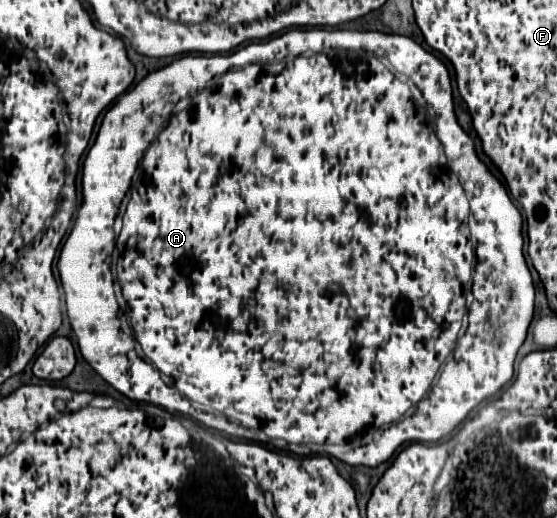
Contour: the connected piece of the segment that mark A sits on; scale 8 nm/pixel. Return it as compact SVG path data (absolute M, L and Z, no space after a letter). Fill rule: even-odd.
M314 27L314 28L310 28L310 29L302 29L302 28L301 28L301 29L300 29L300 28L292 28L292 29L289 29L289 30L287 30L287 31L286 31L286 32L285 32L285 33L284 33L284 34L283 34L283 35L280 35L280 36L277 36L277 37L274 37L274 38L273 38L273 39L270 39L270 40L265 40L265 41L258 41L258 42L257 42L257 43L255 43L255 42L252 42L252 43L249 43L249 44L247 44L247 45L246 45L246 46L244 46L244 47L242 47L242 48L241 48L241 49L240 49L240 50L237 50L237 52L233 52L233 54L211 54L211 55L210 55L210 56L209 56L209 55L205 55L205 54L202 54L202 55L201 55L201 56L200 56L200 55L199 55L199 54L187 54L187 55L185 55L185 56L183 56L183 57L180 57L180 58L179 58L179 60L175 60L175 62L171 62L171 64L169 64L169 66L165 66L165 68L159 68L159 70L155 70L155 72L149 72L149 74L147 74L147 76L145 76L145 78L143 78L143 80L141 80L141 82L139 82L139 84L137 84L137 86L135 86L135 88L133 88L133 90L127 90L127 92L123 92L123 94L121 94L121 96L119 96L119 100L117 100L117 102L115 102L115 104L113 104L113 106L111 106L111 108L109 108L109 110L107 110L107 112L105 112L105 116L103 116L103 120L101 120L101 126L99 126L99 132L97 132L97 138L95 138L95 142L93 142L93 146L91 146L91 148L89 148L89 152L87 152L87 156L85 156L85 162L83 162L83 176L81 176L81 194L83 194L83 202L81 202L81 204L79 204L79 208L77 208L77 212L75 212L75 224L73 224L73 228L71 228L71 232L69 232L69 236L67 236L67 240L65 240L65 244L63 244L63 248L61 248L61 252L59 252L59 260L57 260L57 270L59 270L59 278L61 278L61 284L63 284L63 290L65 290L65 302L67 302L67 316L69 316L69 322L71 322L71 328L73 328L73 334L75 334L75 338L77 338L77 344L79 344L79 350L81 350L81 354L83 354L83 358L85 358L85 360L87 360L87 362L89 362L89 364L91 364L91 368L93 368L93 370L95 370L95 372L97 372L97 374L101 374L101 376L103 376L103 378L105 378L105 380L107 380L107 382L109 382L109 384L111 384L111 386L113 386L113 388L115 388L115 390L119 390L119 392L121 392L121 394L123 394L123 396L127 396L127 398L131 398L131 400L137 400L137 402L151 402L151 404L157 404L157 406L163 406L163 408L167 408L167 410L169 410L169 412L179 412L179 414L185 414L185 416L189 416L189 418L193 418L193 420L197 420L197 422L201 422L201 424L205 424L205 426L207 426L207 428L215 428L215 430L221 430L221 432L223 432L223 434L229 434L229 436L235 436L235 438L245 438L245 440L255 440L255 442L261 442L261 444L265 444L265 442L267 442L267 440L275 440L275 438L283 438L283 440L287 440L287 442L289 442L289 444L295 444L295 446L305 446L305 450L307 450L307 452L309 452L309 454L321 454L321 456L329 456L329 454L331 454L331 456L335 456L335 458L337 458L337 460L343 460L343 462L345 462L345 464L349 464L349 466L371 466L371 468L375 468L375 466L379 466L379 464L383 464L383 462L387 462L387 460L389 460L389 458L391 458L391 456L393 456L393 454L395 454L395 450L397 450L397 448L399 448L399 446L403 446L403 444L409 444L409 442L439 442L439 440L441 440L441 438L445 438L445 436L449 436L449 434L451 434L451 432L453 432L453 430L455 430L455 428L457 428L457 426L459 426L459 424L461 424L461 422L463 422L463 420L465 420L465 418L467 418L467 416L469 416L469 412L471 412L471 410L473 410L473 408L477 408L477 406L479 406L479 404L481 404L481 402L483 402L483 400L487 400L487 398L491 398L491 396L495 396L495 394L497 394L497 392L499 392L499 390L501 390L501 388L503 388L503 386L505 386L505 384L507 384L507 382L509 382L509 380L511 380L511 378L513 378L513 364L515 364L515 356L517 356L517 352L519 352L519 348L521 348L521 344L523 344L523 342L525 342L525 336L527 336L527 330L529 330L529 324L531 324L531 320L533 320L533 308L535 308L535 288L533 288L533 280L531 280L531 272L529 272L529 268L527 268L527 262L525 262L525 258L523 258L523 218L521 218L521 214L519 214L519 210L517 210L517 208L515 208L515 204L513 204L513 202L511 202L511 198L509 198L509 194L507 194L507 190L505 190L505 186L503 186L503 184L501 184L501 182L499 182L499 178L497 178L497 176L495 176L495 174L493 174L493 172L491 172L491 170L489 170L489 166L487 166L487 164L485 164L485 162L483 162L483 160L481 160L481 158L479 158L479 156L477 156L477 152L475 152L475 144L473 144L473 140L471 140L471 138L469 138L469 134L467 134L467 132L465 132L465 130L463 130L463 128L461 128L461 126L459 126L459 124L457 124L457 116L455 116L455 110L453 110L453 92L451 92L451 78L449 78L449 72L447 72L447 66L445 66L445 64L443 64L443 62L441 62L441 60L439 60L439 58L437 58L437 56L433 56L433 54L431 54L431 52L427 52L427 50L425 50L425 48L421 48L421 46L419 46L419 44L417 44L417 42L415 42L415 40L413 40L413 38L409 38L409 36L401 36L401 34L383 34L383 32L350 32L350 31L349 31L349 30L341 30L341 29L336 29L336 30L333 30L333 29L326 29L326 28L319 28L319 27L318 27L318 28L317 28L317 27ZM335 48L343 48L343 50L367 50L367 52L375 52L375 54L377 54L377 56L379 56L379 58L381 58L381 56L383 56L383 58L387 58L387 60L389 60L389 62L391 62L391 66L393 66L393 68L395 68L395 70L399 70L399 72L405 72L405 74L407 74L407 78L411 78L411 82L413 82L413 84L415 84L415 86L417 86L417 88L419 88L419 90L421 90L421 94L423 94L423 98L425 98L425 102L427 102L427 106L425 106L425 110L417 110L417 106L415 106L415 104L413 104L413 96L411 96L411 90L409 90L409 86L407 86L407 84L403 84L403 82L399 82L399 80L397 80L397 88L395 88L395 86L393 86L393 90L391 90L391 88L381 88L381 84L377 84L377 86L373 86L373 88L369 88L369 90L367 90L367 80L365 80L365 70L361 70L361 68L359 68L359 64L357 64L357 62L351 62L351 60L349 60L349 58L345 58L345 60L339 60L339 56L333 56L333 58L331 58L331 56L329 56L329 54L325 54L325 52L331 52L331 54L333 54L333 50L335 50ZM309 50L311 50L311 52L315 52L315 54L313 54L313 56L303 56L303 52L309 52ZM187 96L191 96L191 106L189 106L189 108L187 108L187 110L181 110L181 112L177 112L177 114L173 114L173 108L175 108L175 104L177 104L177 102L179 102L179 100L181 100L181 98L187 98ZM137 164L139 164L139 180L137 180L137 182L135 182L135 184L133 184L133 188L131 188L131 186L132 186L132 178L133 178L133 175L134 175L134 174L135 174L135 168L137 168ZM130 188L131 188L131 198L129 198L129 204L127 204L127 212L125 212L125 216L123 216L123 228L121 228L121 234L119 234L119 238L117 238L117 250L119 250L119 260L117 260L117 280L119 280L119 286L121 286L121 294L123 294L123 298L125 298L125 300L127 300L127 308L129 308L129 310L127 310L127 312L125 312L125 314L127 314L127 318L125 318L125 316L123 316L123 314L121 314L121 310L119 310L119 304L118 304L118 303L117 303L117 298L116 298L116 296L115 296L115 292L114 292L114 281L115 281L115 280L114 280L114 277L113 277L113 275L112 275L112 270L111 270L111 254L113 254L113 242L115 242L115 232L113 232L113 222L115 222L115 216L117 216L117 212L119 212L119 206L121 206L121 202L123 202L123 198L125 198L125 197L126 197L126 196L127 196L127 193L128 193L128 192L129 192L129 190L130 190ZM467 198L469 198L469 199L470 199L470 210L471 210L471 222L469 222L469 224L468 224L468 225L469 225L469 228L470 228L470 231L471 231L471 237L472 237L472 239L473 239L473 241L474 241L474 242L476 242L476 247L475 247L475 256L476 256L476 264L475 264L475 262L473 262L473 244L471 244L471 240L469 240L469 230L467 230L467 216L469 216L469 200L467 200ZM473 268L474 268L474 271L473 271L473 304L471 304L471 308L469 308L469 326L467 326L467 330L465 330L465 334L463 334L463 336L461 336L461 338L459 338L459 342L457 342L457 334L459 334L459 330L461 330L461 320L463 320L463 316L465 316L465 288L467 288L467 282L469 282L469 280L471 280L471 270L473 270ZM131 326L133 326L133 332L135 332L135 340L139 340L139 344L141 344L141 350L143 350L143 356L145 356L145 358L147 358L147 360L145 360L145 358L141 358L141 356L137 356L137 352L135 352L135 342L133 342L133 334L131 334ZM453 348L455 348L455 354L453 354L453 358L451 358L451 360L449 360L449 361L448 361L448 362L447 362L447 363L446 363L446 364L444 364L444 365L443 365L443 372L441 372L441 374L439 374L439 377L438 377L438 375L437 375L437 370L439 370L439 368L441 368L441 364L443 364L443 362L445 362L445 360L447 360L447 356L451 356L451 352L453 352ZM411 408L413 408L413 414L411 414L411 416L407 416L407 414L405 414L405 412L407 412L407 410L411 410Z

